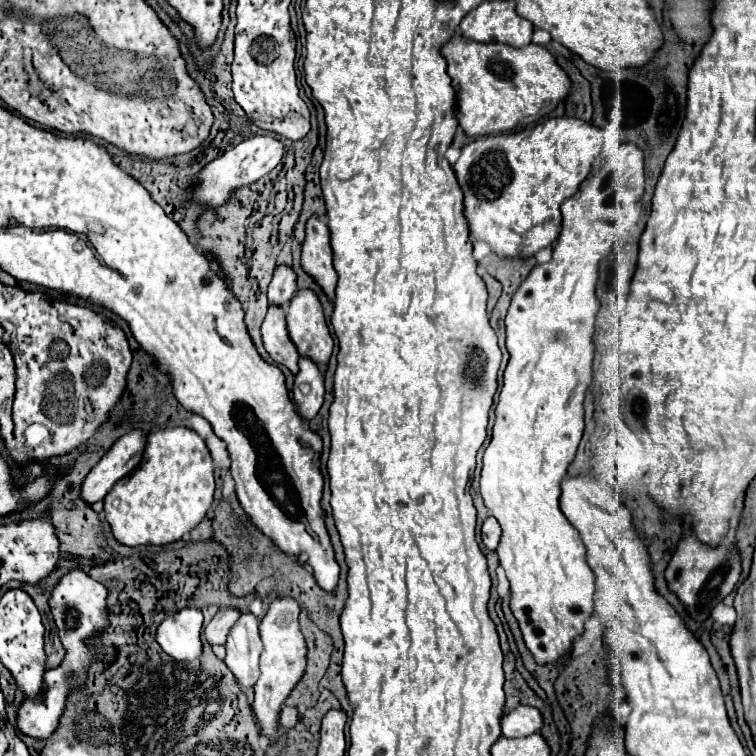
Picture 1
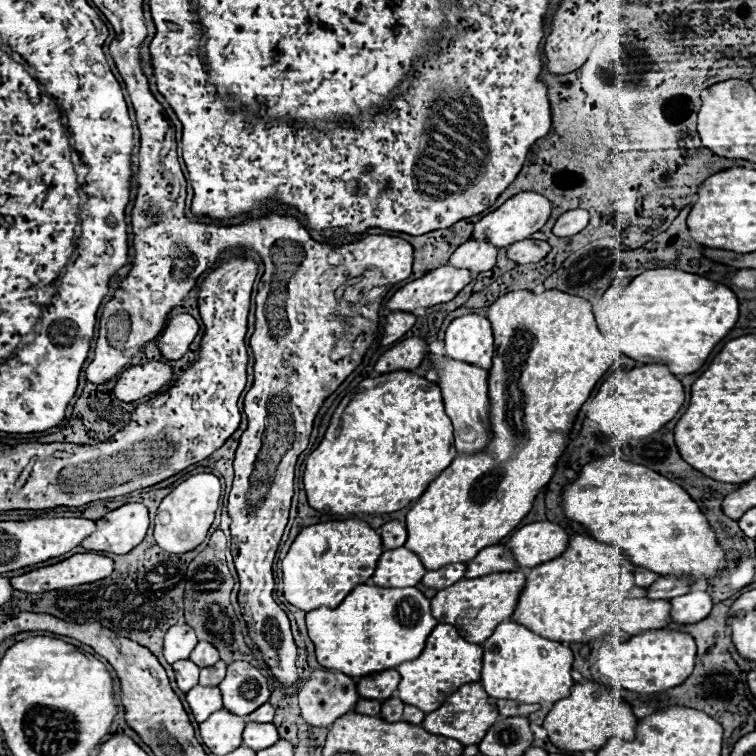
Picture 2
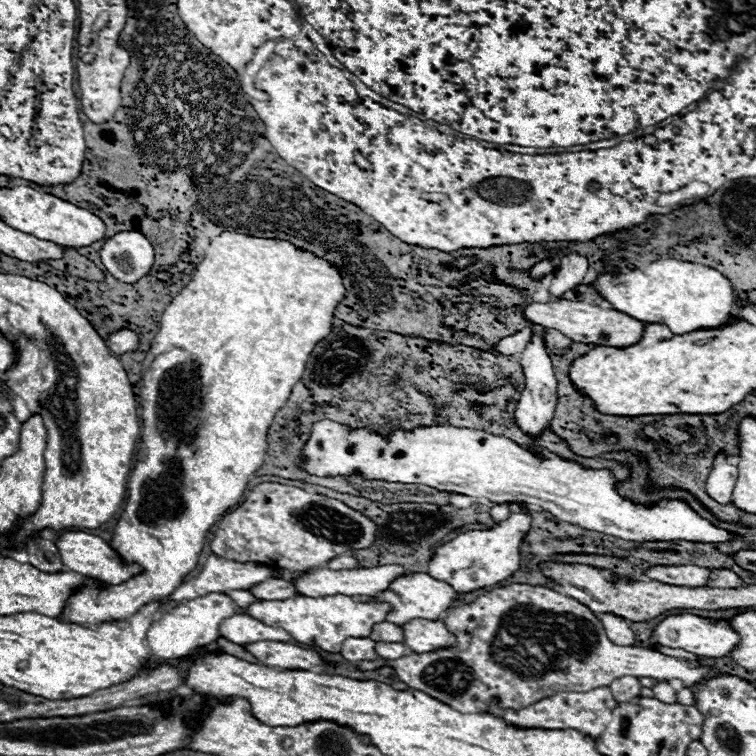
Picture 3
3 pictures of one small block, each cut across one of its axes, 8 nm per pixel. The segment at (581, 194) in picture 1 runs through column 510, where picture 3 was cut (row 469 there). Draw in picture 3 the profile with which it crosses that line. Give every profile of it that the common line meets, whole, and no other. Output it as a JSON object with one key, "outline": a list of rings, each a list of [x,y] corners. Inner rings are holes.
{"outline":[[[318,420],[310,428],[310,436],[302,446],[302,468],[314,476],[352,476],[360,474],[366,480],[386,480],[386,482],[402,482],[402,484],[426,484],[442,492],[456,492],[470,498],[486,498],[496,504],[504,502],[522,502],[530,508],[542,508],[564,522],[572,522],[576,526],[584,526],[588,530],[600,530],[604,534],[612,534],[614,538],[632,540],[632,542],[668,542],[668,540],[688,540],[700,544],[718,544],[730,542],[736,536],[724,528],[710,524],[706,518],[696,514],[684,500],[660,500],[652,506],[634,504],[628,498],[622,498],[616,490],[616,478],[612,472],[588,470],[578,462],[568,462],[556,454],[538,458],[536,454],[524,450],[514,440],[506,436],[494,436],[480,430],[464,430],[456,426],[426,426],[414,430],[394,430],[388,438],[366,430],[366,428],[350,428],[346,424],[338,424],[334,420]]]}

